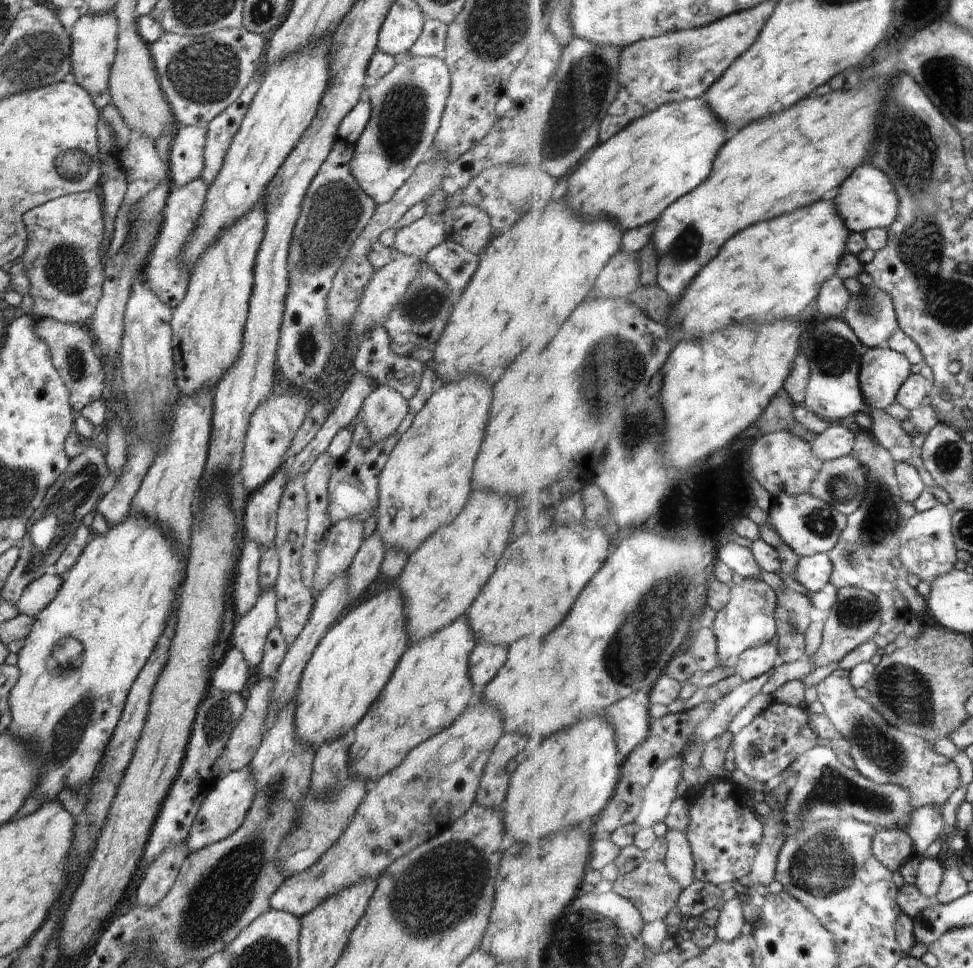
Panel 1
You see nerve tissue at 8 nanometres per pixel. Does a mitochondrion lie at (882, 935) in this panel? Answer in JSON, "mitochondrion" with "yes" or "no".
{"mitochondrion":"no"}

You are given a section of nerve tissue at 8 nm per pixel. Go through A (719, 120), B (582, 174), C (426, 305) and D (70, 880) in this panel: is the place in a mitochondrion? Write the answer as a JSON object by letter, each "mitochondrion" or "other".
{"A":"other","B":"other","C":"mitochondrion","D":"other"}

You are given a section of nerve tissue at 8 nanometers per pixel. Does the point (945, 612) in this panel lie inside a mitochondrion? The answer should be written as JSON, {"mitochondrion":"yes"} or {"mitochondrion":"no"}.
{"mitochondrion":"no"}

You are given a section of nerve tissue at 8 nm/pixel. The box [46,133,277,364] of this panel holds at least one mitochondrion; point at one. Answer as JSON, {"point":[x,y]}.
{"point":[71,165]}

